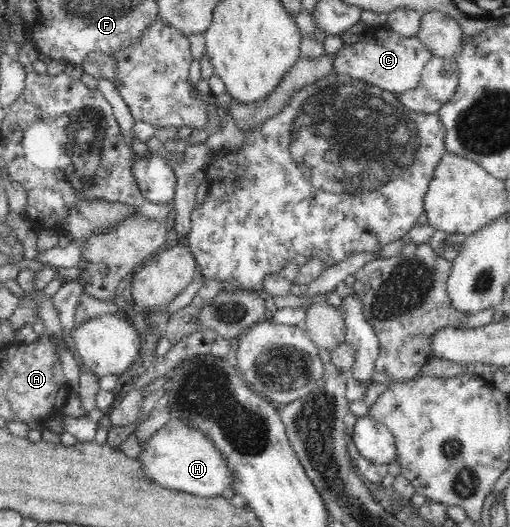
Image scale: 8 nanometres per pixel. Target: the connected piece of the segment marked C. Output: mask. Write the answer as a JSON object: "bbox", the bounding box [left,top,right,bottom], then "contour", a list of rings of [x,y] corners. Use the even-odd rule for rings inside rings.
{"bbox":[333,26,433,96],"contour":[[[372,26],[360,43],[342,47],[334,57],[333,73],[364,81],[397,96],[421,85],[422,71],[433,54],[417,36],[401,37],[387,26]]]}

